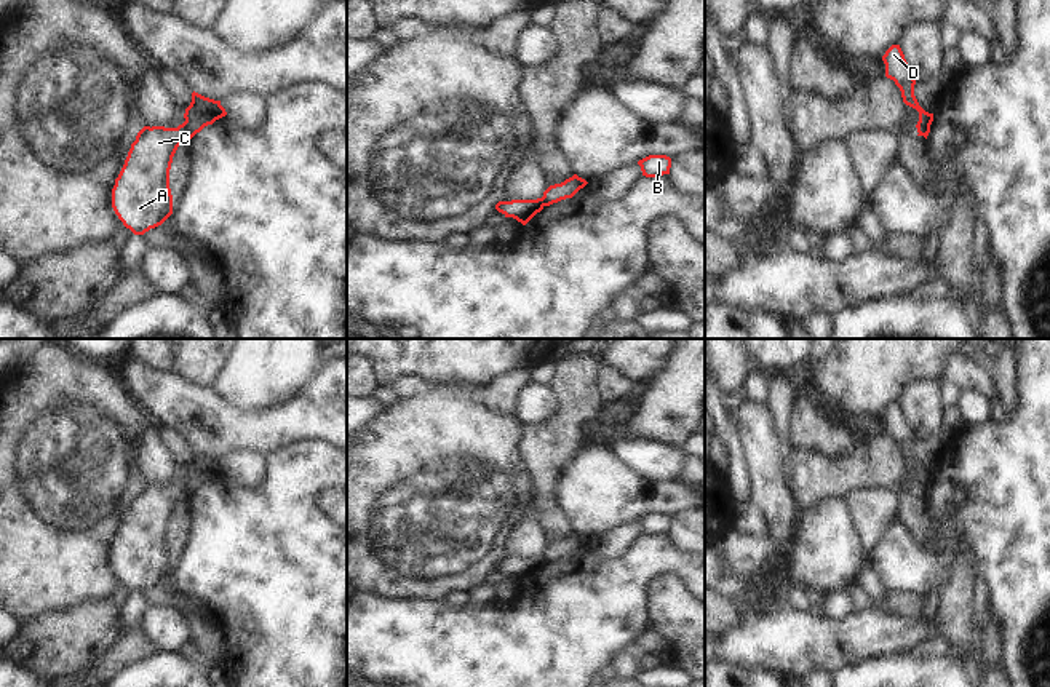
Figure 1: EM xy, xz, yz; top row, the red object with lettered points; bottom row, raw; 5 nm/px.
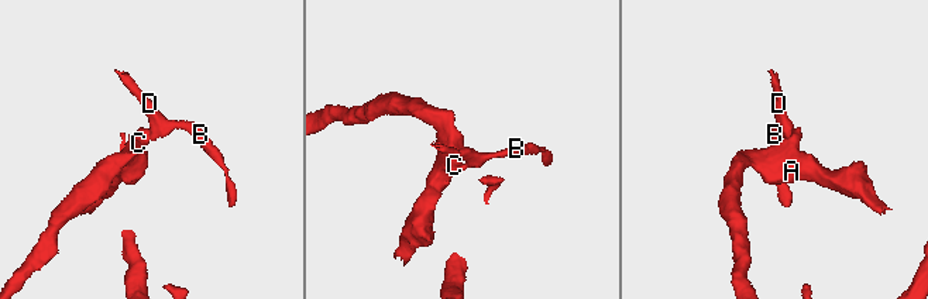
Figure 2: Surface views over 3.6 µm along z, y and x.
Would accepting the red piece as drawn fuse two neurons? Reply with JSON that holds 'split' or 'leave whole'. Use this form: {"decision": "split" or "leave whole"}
{"decision": "split"}

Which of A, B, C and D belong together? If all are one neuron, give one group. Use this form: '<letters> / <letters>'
A C / B D

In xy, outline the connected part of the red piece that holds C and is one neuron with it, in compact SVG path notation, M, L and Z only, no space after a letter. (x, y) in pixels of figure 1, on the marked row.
M184 123L177 128L144 126L131 144L125 165L112 189L112 208L134 235L144 235L173 214L169 169L177 147L185 139Z

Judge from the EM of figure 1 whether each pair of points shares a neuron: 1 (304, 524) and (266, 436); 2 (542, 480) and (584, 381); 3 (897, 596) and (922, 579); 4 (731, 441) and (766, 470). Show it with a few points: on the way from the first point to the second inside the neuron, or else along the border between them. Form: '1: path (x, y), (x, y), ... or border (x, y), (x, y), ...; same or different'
1: border (309, 443), (286, 444), (269, 456); different
2: path (547, 456), (547, 451), (566, 432), (580, 405); same
3: border (887, 588), (905, 588), (922, 596); different
4: border (729, 416), (751, 488); different

